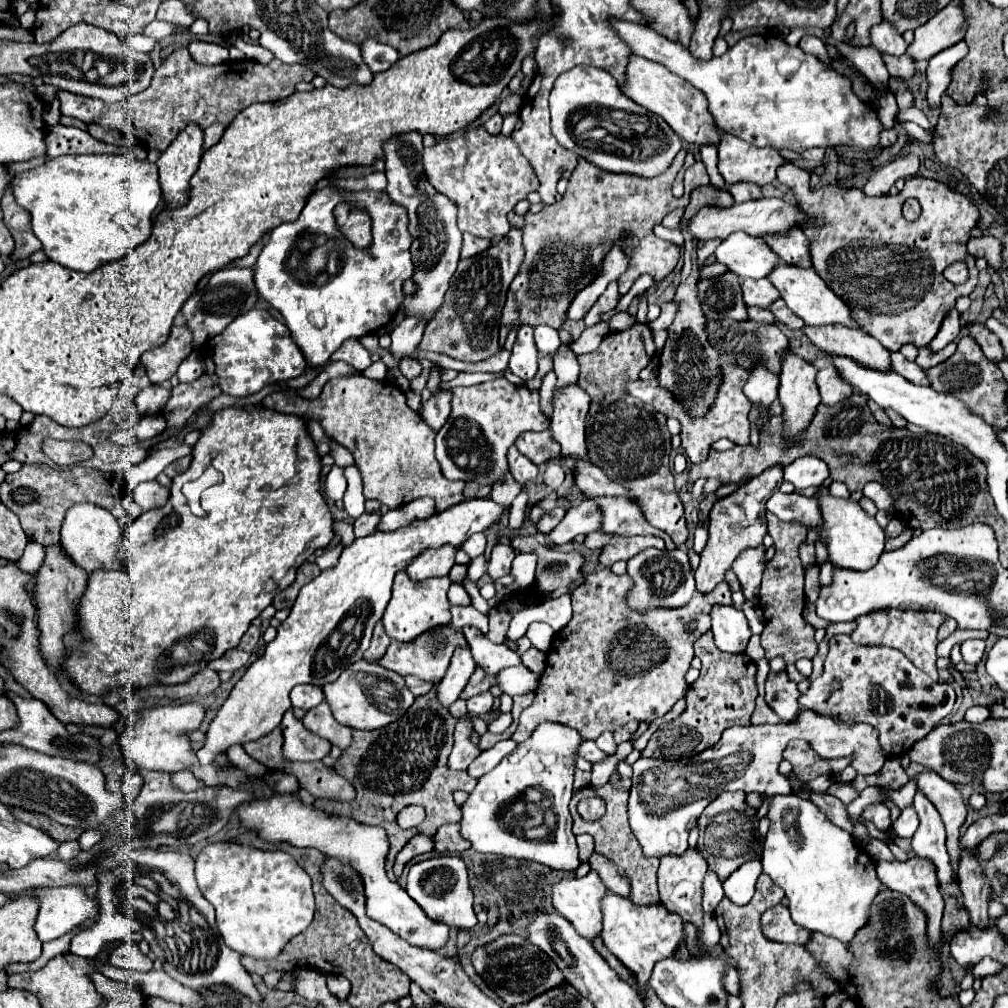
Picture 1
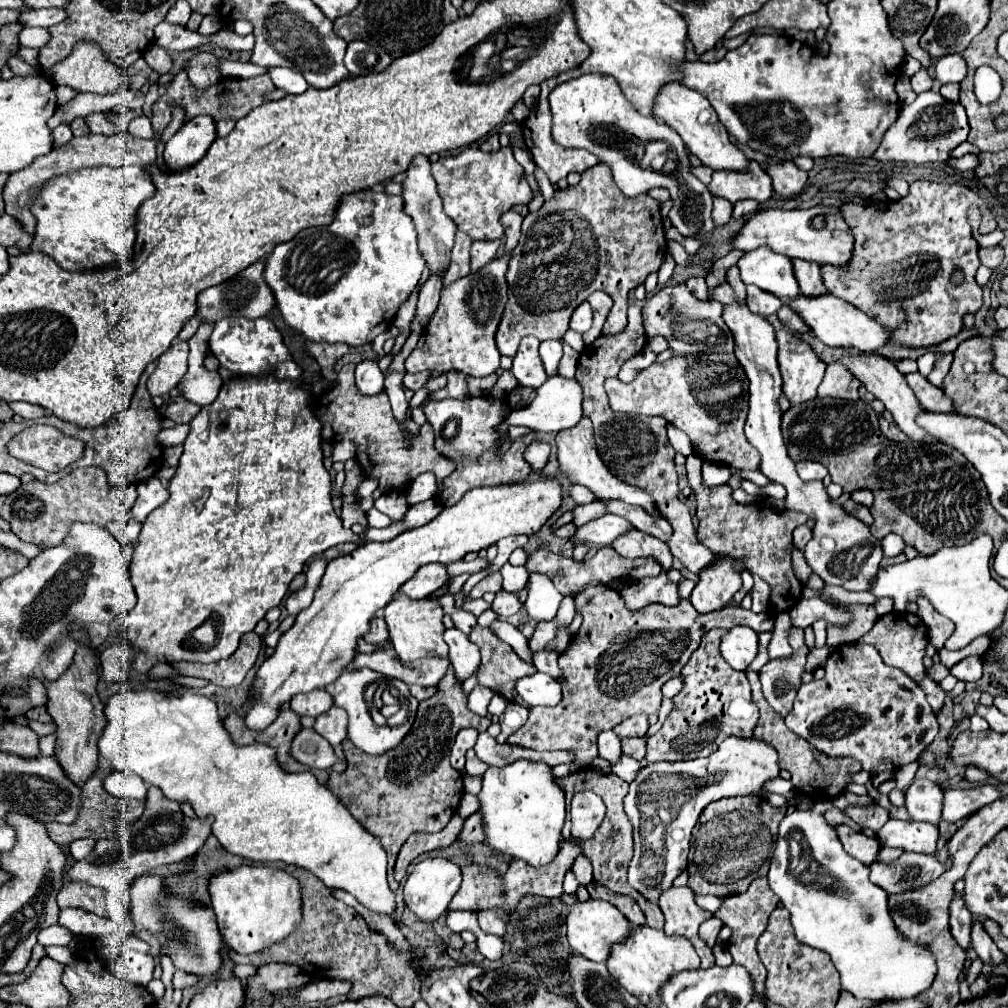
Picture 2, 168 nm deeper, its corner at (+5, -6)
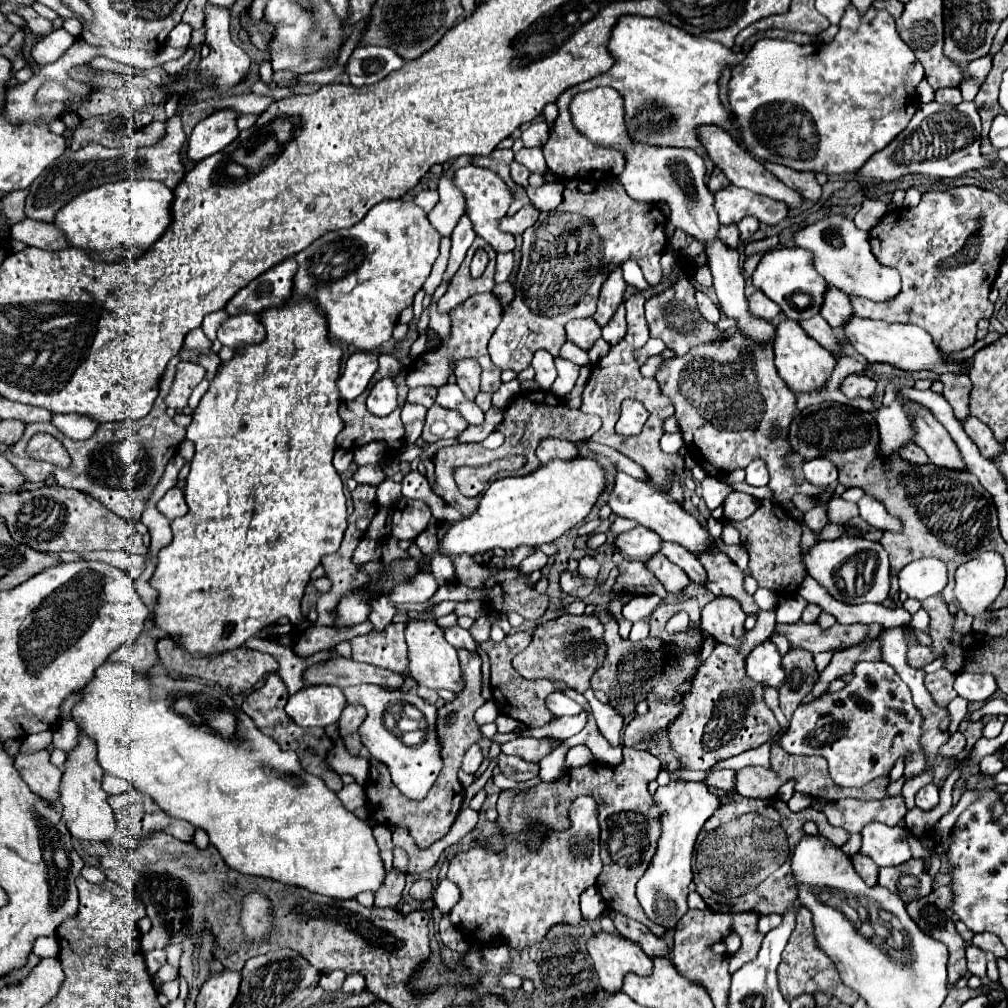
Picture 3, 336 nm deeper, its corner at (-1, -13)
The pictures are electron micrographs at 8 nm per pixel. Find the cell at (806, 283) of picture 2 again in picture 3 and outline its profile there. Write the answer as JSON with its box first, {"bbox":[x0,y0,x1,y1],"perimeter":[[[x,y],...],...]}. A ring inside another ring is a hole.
{"bbox":[820,286,852,330],"perimeter":[[[830,286],[824,294],[824,304],[820,310],[820,316],[836,330],[840,330],[852,316],[852,306],[850,306],[850,298],[846,294],[842,294],[838,288]]]}

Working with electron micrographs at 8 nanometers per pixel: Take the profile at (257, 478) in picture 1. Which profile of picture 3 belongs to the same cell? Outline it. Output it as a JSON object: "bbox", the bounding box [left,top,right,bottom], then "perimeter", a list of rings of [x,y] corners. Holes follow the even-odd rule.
{"bbox":[150,298,346,652],"perimeter":[[[294,298],[288,300],[284,306],[274,310],[264,310],[264,314],[258,316],[258,320],[266,326],[266,338],[258,346],[246,346],[246,350],[238,350],[230,362],[224,362],[214,380],[210,382],[210,388],[200,398],[200,406],[192,414],[192,422],[186,428],[186,438],[194,442],[196,454],[192,460],[192,470],[186,480],[186,504],[188,514],[182,518],[176,518],[172,522],[174,540],[170,546],[162,548],[158,554],[156,572],[150,580],[150,584],[160,592],[158,602],[154,606],[156,614],[156,626],[166,630],[182,648],[188,652],[224,652],[242,646],[248,638],[256,636],[262,628],[274,624],[280,616],[288,616],[294,626],[304,624],[306,616],[300,610],[300,600],[304,596],[304,588],[310,582],[310,572],[320,564],[320,558],[324,554],[332,554],[340,548],[344,530],[346,530],[346,496],[342,492],[342,480],[338,472],[332,466],[332,456],[336,450],[336,436],[344,428],[344,422],[338,414],[340,406],[340,390],[336,386],[340,378],[340,364],[344,358],[342,346],[330,340],[330,334],[326,330],[326,314],[310,302],[310,298]]]}

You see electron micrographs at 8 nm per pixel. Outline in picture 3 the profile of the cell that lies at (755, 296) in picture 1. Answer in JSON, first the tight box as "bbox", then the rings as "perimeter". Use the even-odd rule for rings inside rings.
{"bbox":[750,290,778,320],"perimeter":[[[756,290],[750,298],[750,314],[754,314],[756,318],[762,320],[774,320],[778,316],[778,304],[772,302],[770,298],[766,298],[766,294],[762,294],[762,290]]]}

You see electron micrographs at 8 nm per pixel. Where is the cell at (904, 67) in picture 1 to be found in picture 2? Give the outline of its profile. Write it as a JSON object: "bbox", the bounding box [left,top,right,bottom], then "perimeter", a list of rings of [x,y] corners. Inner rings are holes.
{"bbox":[910,69,934,93],"perimeter":[[[920,69],[920,71],[916,71],[916,75],[910,77],[910,85],[916,93],[924,93],[934,87],[934,79],[926,73],[926,69]]]}

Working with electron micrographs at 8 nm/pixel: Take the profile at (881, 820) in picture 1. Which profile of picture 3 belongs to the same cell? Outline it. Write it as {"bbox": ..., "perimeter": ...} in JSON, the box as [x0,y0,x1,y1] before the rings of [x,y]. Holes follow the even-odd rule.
{"bbox":[824,796,906,832],"perimeter":[[[902,796],[884,800],[844,798],[838,802],[828,802],[824,806],[824,814],[834,826],[844,826],[848,832],[860,832],[868,822],[884,822],[888,826],[896,826],[904,818],[906,806]]]}

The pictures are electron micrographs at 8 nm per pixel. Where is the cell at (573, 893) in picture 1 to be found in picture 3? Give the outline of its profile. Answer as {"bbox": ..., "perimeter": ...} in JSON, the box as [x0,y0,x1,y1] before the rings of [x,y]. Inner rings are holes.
{"bbox":[588,932,654,992],"perimeter":[[[606,932],[590,938],[588,952],[606,992],[620,992],[626,974],[650,976],[650,970],[654,966],[638,944],[620,936],[610,936]]]}

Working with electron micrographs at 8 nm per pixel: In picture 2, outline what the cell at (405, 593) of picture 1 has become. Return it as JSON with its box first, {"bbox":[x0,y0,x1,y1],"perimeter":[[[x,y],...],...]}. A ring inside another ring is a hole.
{"bbox":[384,591,448,663],"perimeter":[[[402,591],[384,607],[384,621],[390,631],[390,643],[396,649],[402,663],[410,663],[420,657],[430,655],[448,655],[448,645],[444,643],[444,625],[442,625],[442,605],[438,597],[424,597],[424,599],[408,599]]]}

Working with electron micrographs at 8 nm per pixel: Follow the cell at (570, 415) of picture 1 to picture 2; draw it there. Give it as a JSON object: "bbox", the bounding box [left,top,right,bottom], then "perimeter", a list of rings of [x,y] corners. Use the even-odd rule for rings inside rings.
{"bbox":[556,415,656,513],"perimeter":[[[584,415],[580,419],[580,423],[576,427],[570,427],[568,431],[560,431],[556,433],[556,447],[558,447],[558,463],[560,463],[560,471],[572,481],[572,483],[580,483],[584,487],[588,487],[598,499],[624,499],[626,503],[632,505],[640,505],[650,513],[656,513],[654,501],[650,495],[646,495],[644,491],[640,491],[638,487],[626,485],[620,479],[616,479],[602,463],[602,459],[598,457],[596,451],[596,443],[594,443],[594,433],[592,433],[592,423],[590,419]]]}

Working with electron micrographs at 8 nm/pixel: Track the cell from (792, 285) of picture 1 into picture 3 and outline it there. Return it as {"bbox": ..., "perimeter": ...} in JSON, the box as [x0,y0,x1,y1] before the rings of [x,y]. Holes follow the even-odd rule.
{"bbox":[844,316,968,374],"perimeter":[[[854,316],[846,326],[844,332],[850,340],[850,344],[866,356],[872,364],[890,364],[898,370],[906,372],[920,372],[920,370],[930,370],[936,374],[966,374],[968,366],[960,362],[950,362],[940,354],[940,348],[934,344],[930,334],[918,326],[912,324],[886,324],[880,320],[868,320]]]}

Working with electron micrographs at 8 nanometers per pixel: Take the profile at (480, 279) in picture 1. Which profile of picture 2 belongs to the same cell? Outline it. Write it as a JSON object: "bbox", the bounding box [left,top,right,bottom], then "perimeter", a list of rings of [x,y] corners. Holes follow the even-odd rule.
{"bbox":[405,211,522,377],"perimeter":[[[508,211],[500,217],[500,223],[506,235],[504,253],[492,259],[492,263],[486,263],[480,271],[442,287],[442,297],[436,313],[432,315],[428,327],[420,335],[416,349],[405,360],[406,372],[418,373],[428,370],[444,373],[450,369],[458,369],[472,377],[486,377],[500,367],[500,351],[496,347],[494,335],[508,299],[506,271],[512,259],[512,251],[520,239],[522,217],[516,211]]]}

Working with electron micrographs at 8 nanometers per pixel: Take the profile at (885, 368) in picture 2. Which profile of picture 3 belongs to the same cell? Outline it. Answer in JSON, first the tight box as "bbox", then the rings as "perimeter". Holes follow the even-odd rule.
{"bbox":[910,402,966,470],"perimeter":[[[910,402],[910,408],[914,408],[916,412],[912,418],[916,430],[914,442],[920,448],[924,448],[932,464],[946,470],[966,470],[966,462],[962,462],[962,454],[958,454],[958,446],[954,444],[946,428],[934,418],[934,414],[916,402]]]}

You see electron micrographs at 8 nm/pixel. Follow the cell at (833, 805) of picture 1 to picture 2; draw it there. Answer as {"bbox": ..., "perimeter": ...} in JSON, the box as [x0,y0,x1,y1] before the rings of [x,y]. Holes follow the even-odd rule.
{"bbox":[834,825,880,865],"perimeter":[[[840,825],[834,827],[838,833],[840,843],[844,845],[844,849],[858,861],[862,861],[864,865],[870,865],[876,859],[876,853],[880,851],[880,843],[874,837],[868,837],[864,833],[856,833],[852,831],[848,825]]]}

